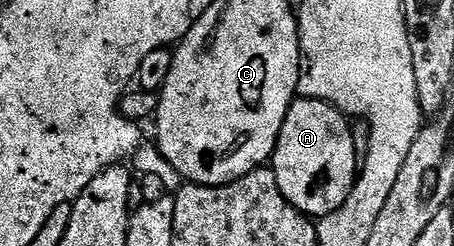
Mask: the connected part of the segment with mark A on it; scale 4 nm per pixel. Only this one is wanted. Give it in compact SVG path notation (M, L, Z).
M299 97L287 110L277 137L273 170L281 193L308 217L322 217L341 209L355 188L361 155L355 152L355 135L347 123L348 116L320 99Z

